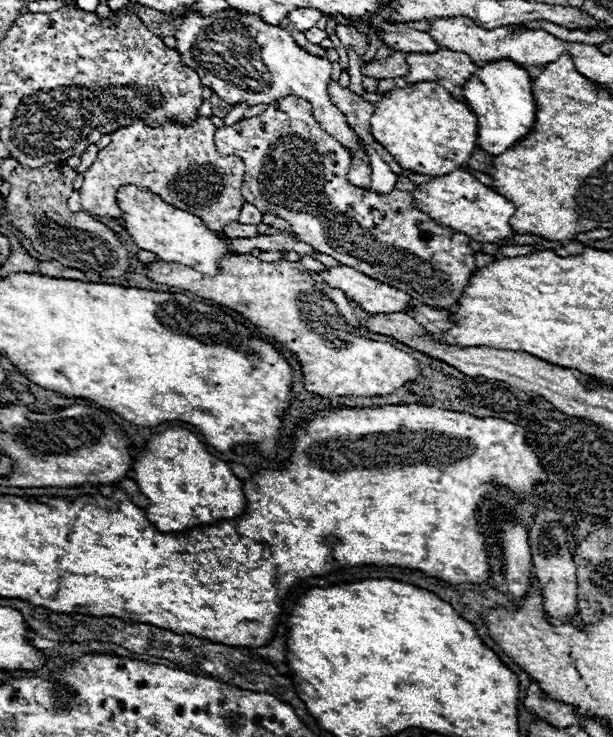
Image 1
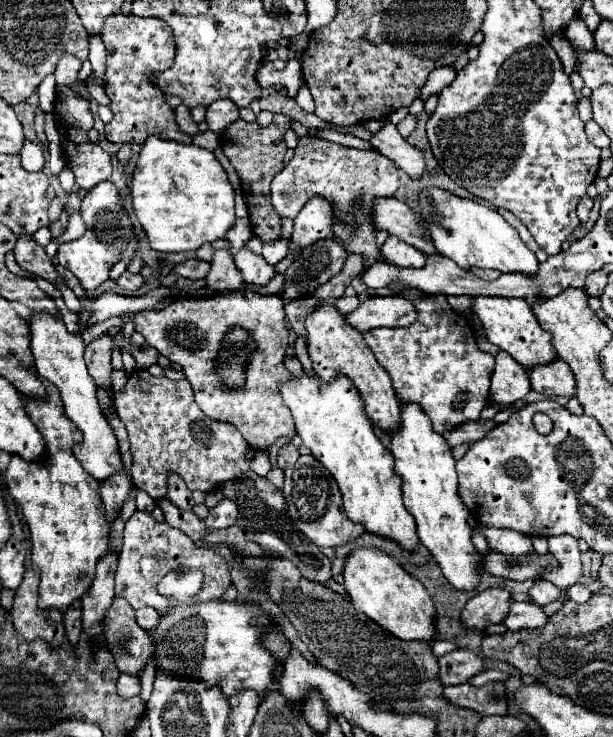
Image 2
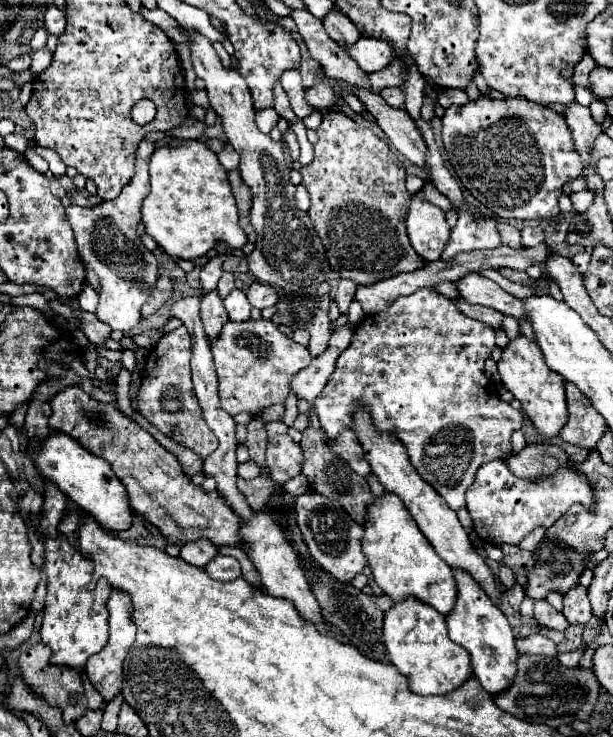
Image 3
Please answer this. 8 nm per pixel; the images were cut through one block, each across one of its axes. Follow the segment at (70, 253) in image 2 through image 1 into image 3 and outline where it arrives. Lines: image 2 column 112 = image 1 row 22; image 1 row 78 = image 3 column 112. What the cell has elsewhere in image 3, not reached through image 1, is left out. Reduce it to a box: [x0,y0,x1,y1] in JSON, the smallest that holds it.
[66,140,158,332]

